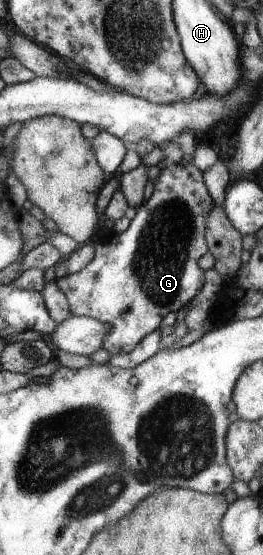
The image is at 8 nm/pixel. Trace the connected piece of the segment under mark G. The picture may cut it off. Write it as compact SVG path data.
M172 163L161 170L160 175L154 181L152 195L137 207L135 216L132 218L129 227L124 232L109 233L108 236L98 240L98 242L94 244L94 256L84 268L74 274L56 278L58 288L60 288L67 298L72 315L94 317L96 320L100 320L102 324L108 324L109 334L105 336L105 343L102 344L104 350L108 350L112 355L134 350L134 347L142 340L142 338L148 336L150 332L155 331L156 328L160 326L162 318L166 314L170 314L170 312L176 313L176 310L184 308L184 304L190 302L190 300L194 300L196 294L202 290L202 286L204 286L205 270L198 266L198 258L204 256L209 249L206 242L206 216L208 216L208 212L212 210L212 202L213 198L206 188L202 171L200 171L194 163Z

